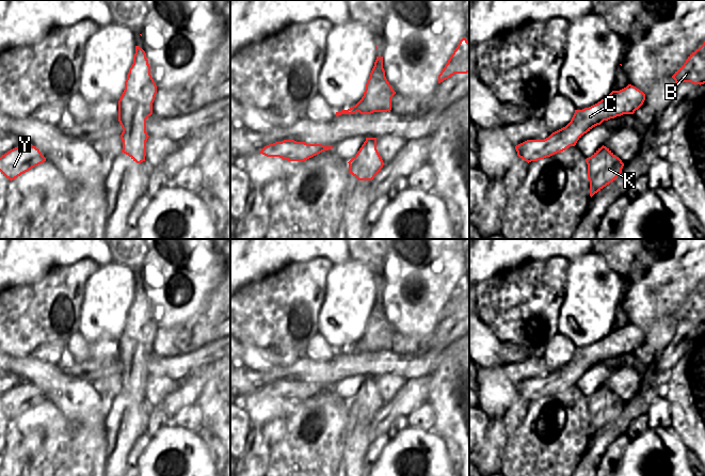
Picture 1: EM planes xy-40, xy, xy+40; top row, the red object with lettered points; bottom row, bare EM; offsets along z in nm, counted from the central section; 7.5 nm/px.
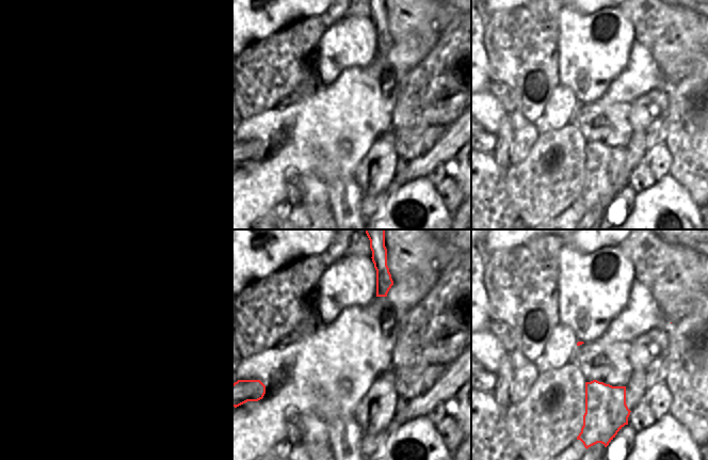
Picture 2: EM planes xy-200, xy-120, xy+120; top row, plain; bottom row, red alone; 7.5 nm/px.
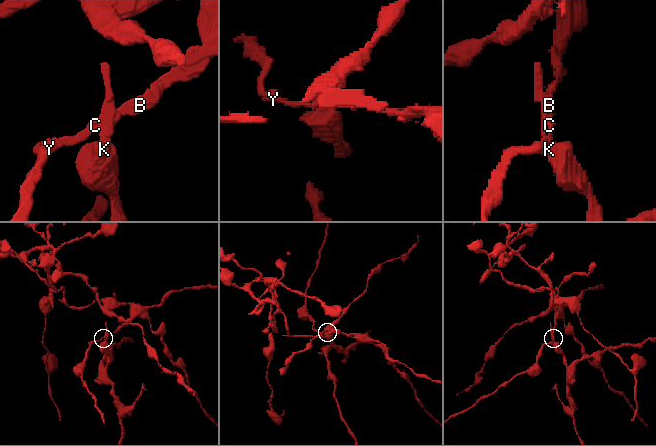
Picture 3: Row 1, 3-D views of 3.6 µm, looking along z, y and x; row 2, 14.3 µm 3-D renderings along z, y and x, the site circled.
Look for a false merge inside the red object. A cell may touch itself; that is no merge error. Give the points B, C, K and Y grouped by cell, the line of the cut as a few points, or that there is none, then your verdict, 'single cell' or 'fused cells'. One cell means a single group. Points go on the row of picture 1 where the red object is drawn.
B C Y / K | xy (357, 102), (361, 109), (359, 112) | fused cells

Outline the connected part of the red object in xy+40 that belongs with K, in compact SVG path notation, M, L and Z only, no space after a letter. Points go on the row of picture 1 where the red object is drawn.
M604 145L587 158L586 162L588 164L591 197L615 180L624 166L622 160Z

